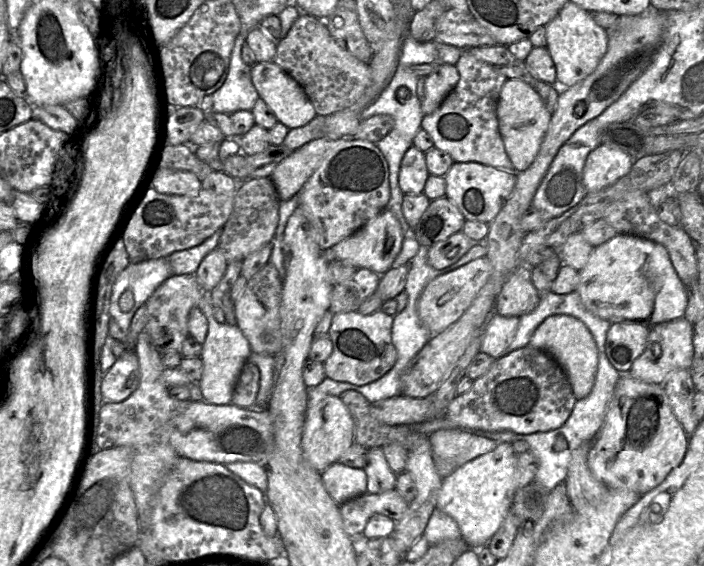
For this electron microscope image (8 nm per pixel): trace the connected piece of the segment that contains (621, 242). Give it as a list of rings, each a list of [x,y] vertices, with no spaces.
[[[618,234],[594,247],[585,267],[579,271],[579,283],[575,291],[590,313],[611,324],[637,322],[652,327],[683,317],[687,308],[685,285],[674,269],[667,249],[654,241],[628,234]]]

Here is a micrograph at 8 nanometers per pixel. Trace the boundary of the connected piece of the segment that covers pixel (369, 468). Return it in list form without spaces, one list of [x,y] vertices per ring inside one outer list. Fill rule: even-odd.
[[[381,447],[368,449],[367,465],[363,468],[367,475],[367,492],[380,494],[395,490],[396,474],[389,466]]]

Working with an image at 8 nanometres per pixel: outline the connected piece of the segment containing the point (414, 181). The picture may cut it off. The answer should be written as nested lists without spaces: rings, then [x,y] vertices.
[[[411,145],[401,160],[399,185],[404,194],[423,193],[428,172],[425,152]]]

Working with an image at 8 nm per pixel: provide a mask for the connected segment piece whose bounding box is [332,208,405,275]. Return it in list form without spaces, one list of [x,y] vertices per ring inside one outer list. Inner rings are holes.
[[[386,208],[353,234],[335,244],[332,251],[338,260],[344,261],[357,269],[366,268],[382,275],[392,267],[394,259],[401,250],[404,237],[399,221]]]

